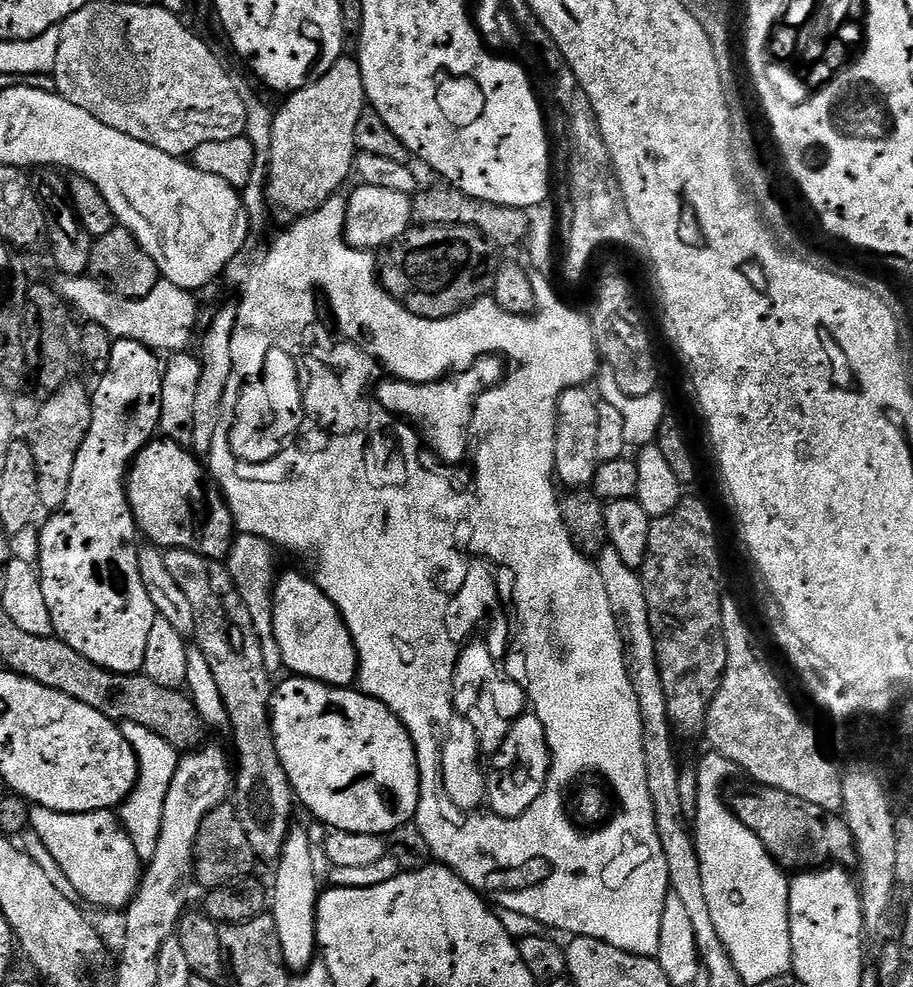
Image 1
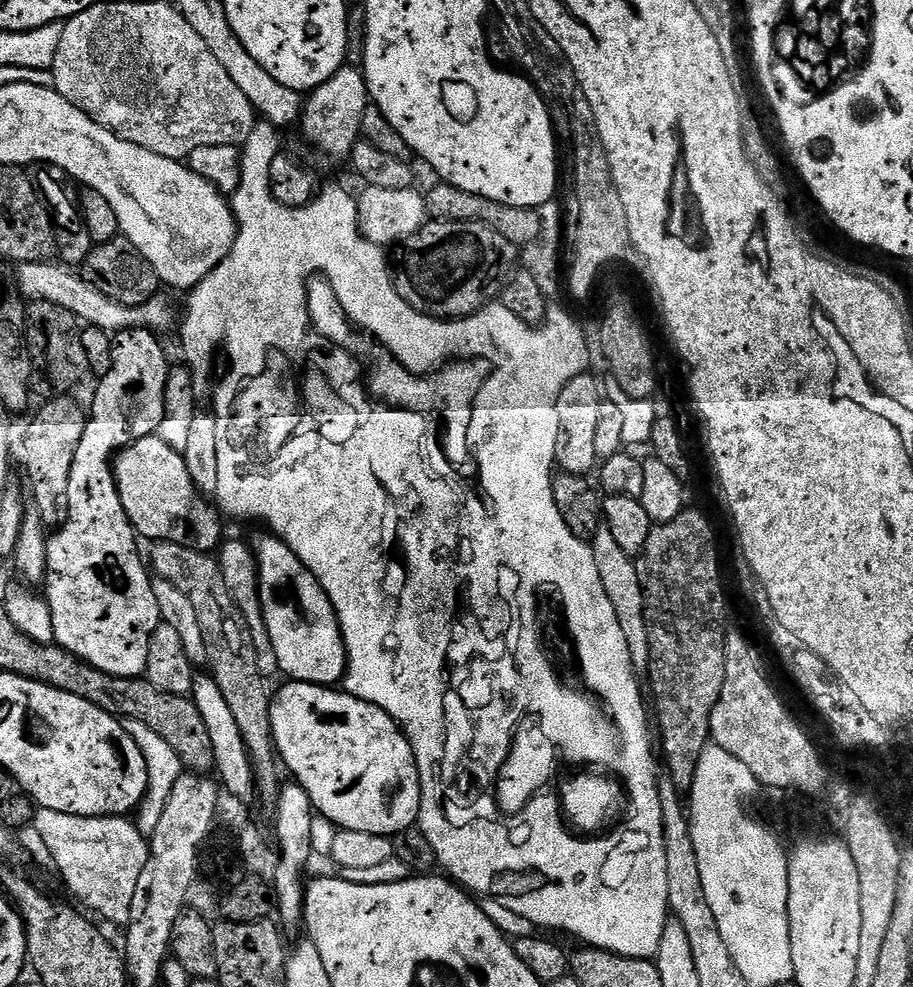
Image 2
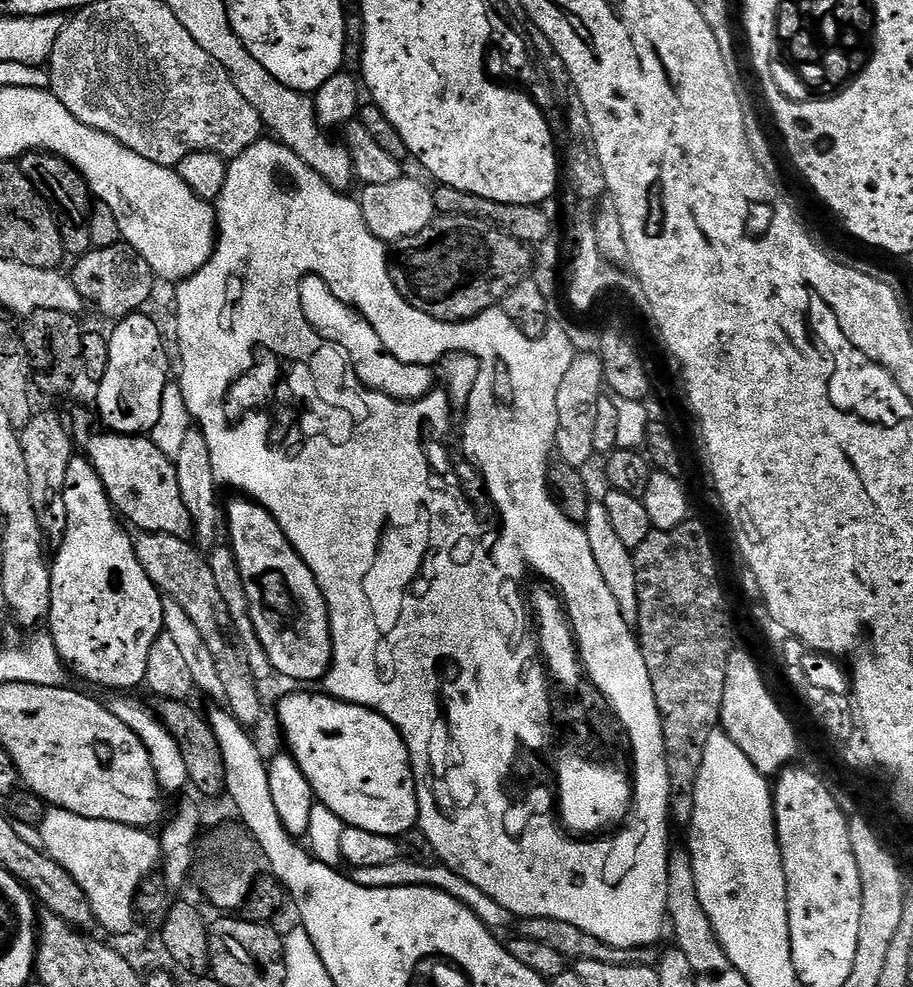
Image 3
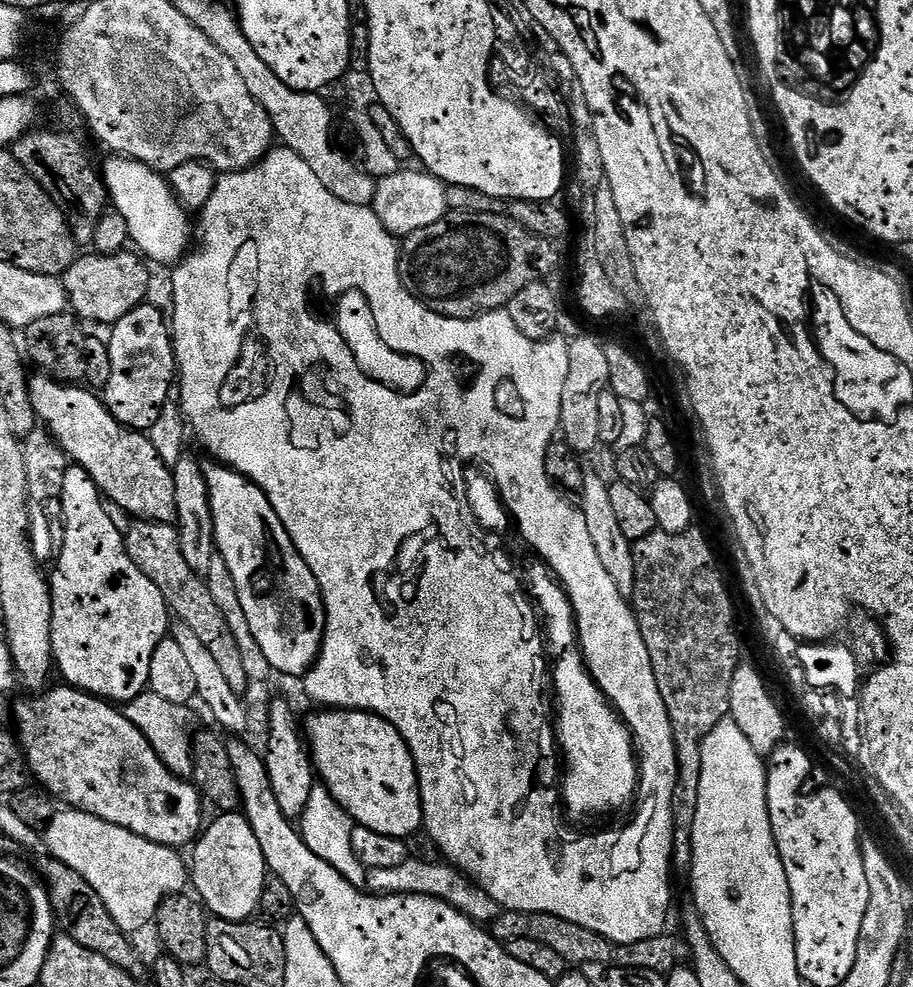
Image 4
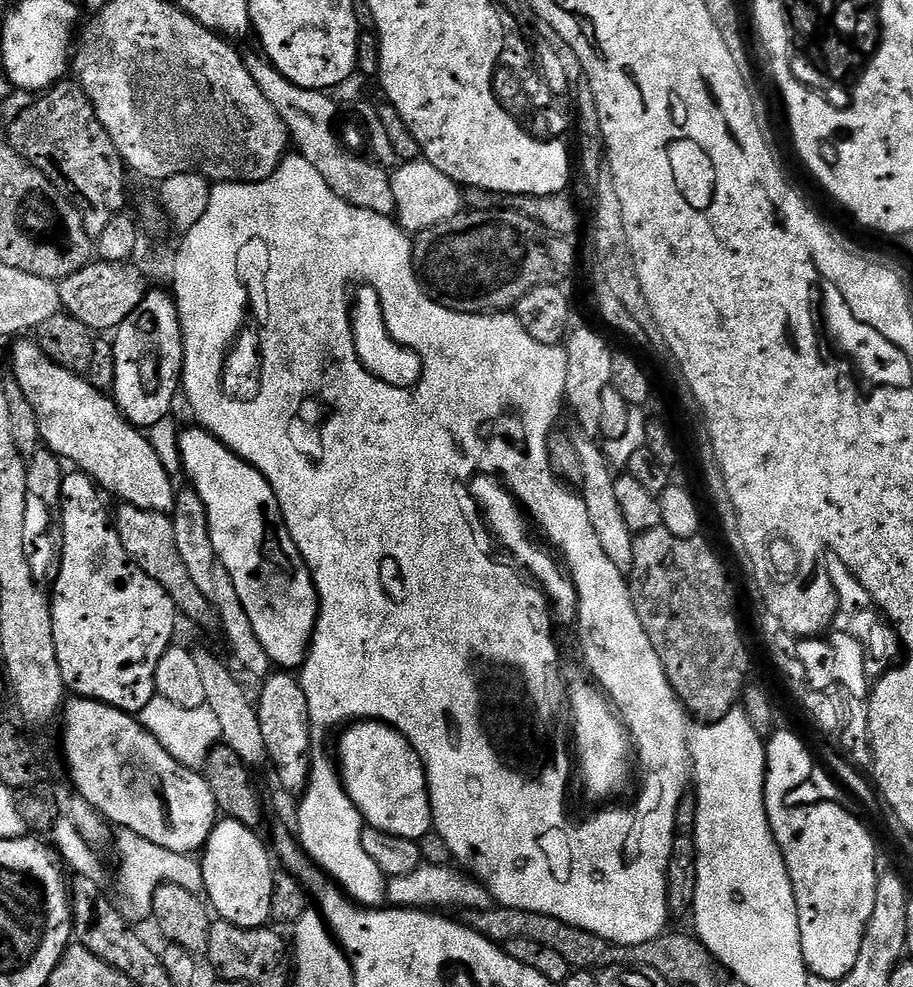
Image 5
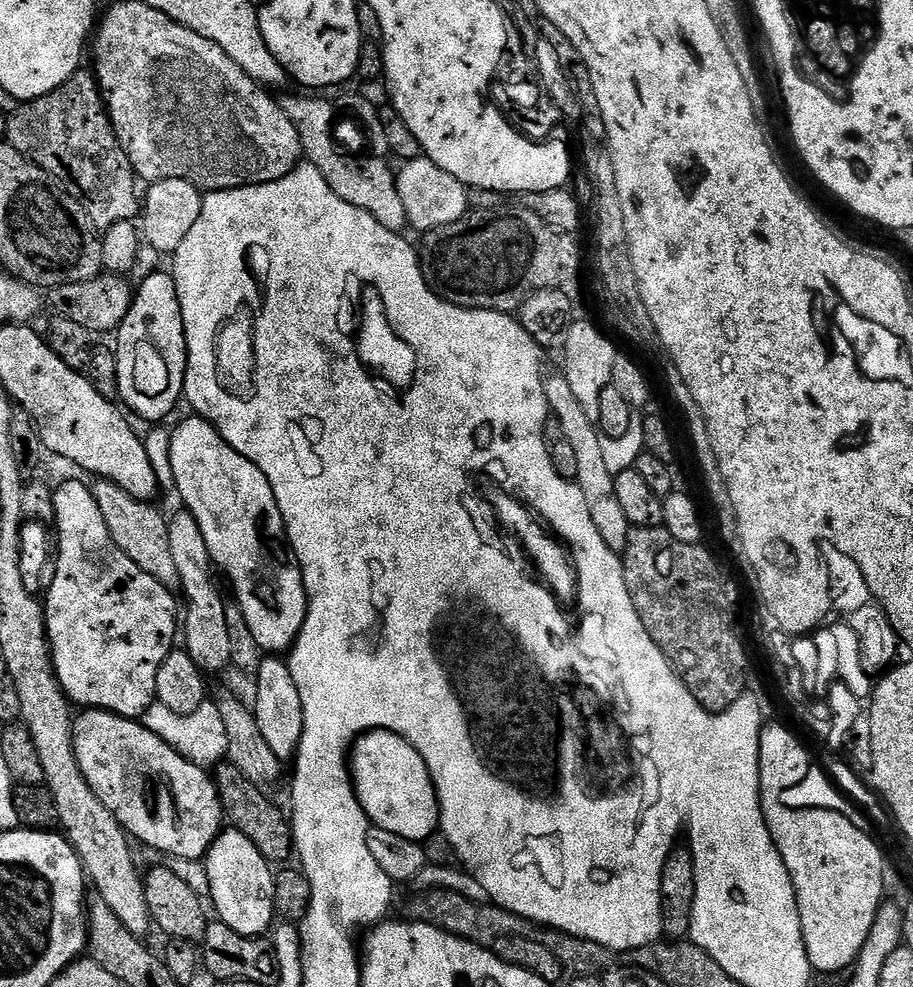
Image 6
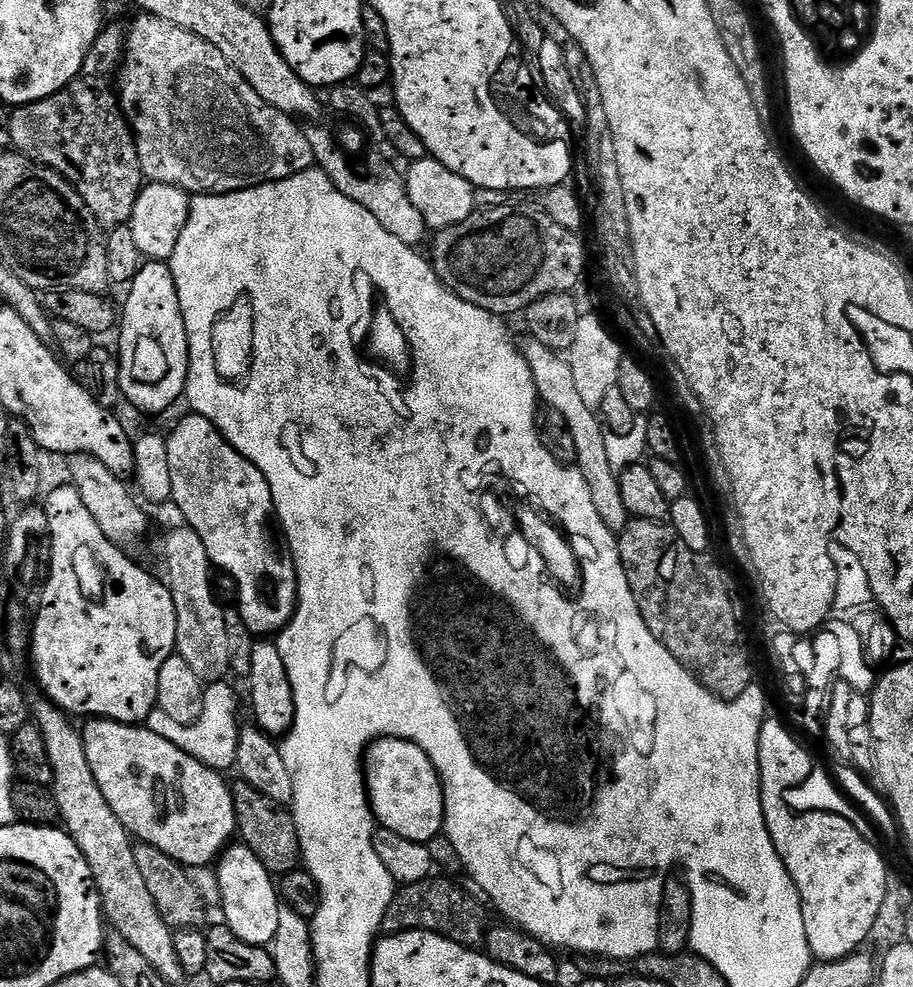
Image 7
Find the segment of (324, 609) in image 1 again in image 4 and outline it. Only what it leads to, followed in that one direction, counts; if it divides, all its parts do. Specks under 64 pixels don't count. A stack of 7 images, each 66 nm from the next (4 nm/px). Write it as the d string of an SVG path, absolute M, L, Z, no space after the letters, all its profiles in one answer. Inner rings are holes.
M211 462L203 465L204 477L206 478L206 486L208 487L208 497L210 498L210 510L212 511L212 539L216 541L216 551L219 559L224 559L224 568L227 574L232 576L234 586L237 593L242 598L248 596L260 596L260 612L264 615L264 624L268 628L272 628L272 648L270 646L270 656L273 661L288 660L288 672L296 678L303 677L304 673L316 663L317 656L320 655L320 644L324 640L324 600L320 597L320 587L318 586L314 574L310 570L310 566L306 566L306 562L296 553L294 542L290 538L290 534L286 534L286 526L282 526L282 522L278 518L278 514L274 514L274 506L270 506L270 502L266 498L266 494L258 485L246 479L241 472L234 472L231 468L219 463Z

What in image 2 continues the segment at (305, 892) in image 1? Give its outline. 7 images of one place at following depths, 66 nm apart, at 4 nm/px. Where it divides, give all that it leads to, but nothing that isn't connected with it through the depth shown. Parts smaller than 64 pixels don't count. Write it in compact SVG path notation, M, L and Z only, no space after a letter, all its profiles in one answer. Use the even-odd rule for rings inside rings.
M288 782L281 787L280 795L276 797L274 811L276 811L276 824L280 827L280 844L278 843L280 865L274 883L274 900L278 905L278 916L280 912L281 918L286 923L299 925L304 914L306 887L304 863L314 856L310 842L314 809L304 787L295 782Z

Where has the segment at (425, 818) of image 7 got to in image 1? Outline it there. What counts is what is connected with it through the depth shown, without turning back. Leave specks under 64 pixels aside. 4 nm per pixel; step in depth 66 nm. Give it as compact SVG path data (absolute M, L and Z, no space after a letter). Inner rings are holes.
M292 676L275 685L272 694L272 733L278 750L278 758L282 758L282 766L292 783L292 790L297 801L300 800L316 815L319 823L332 830L346 830L354 834L374 834L384 836L393 832L398 826L409 823L415 817L420 801L420 767L416 757L416 747L406 730L406 726L397 716L380 701L366 693L352 688L334 688L320 680L310 680L307 676Z

